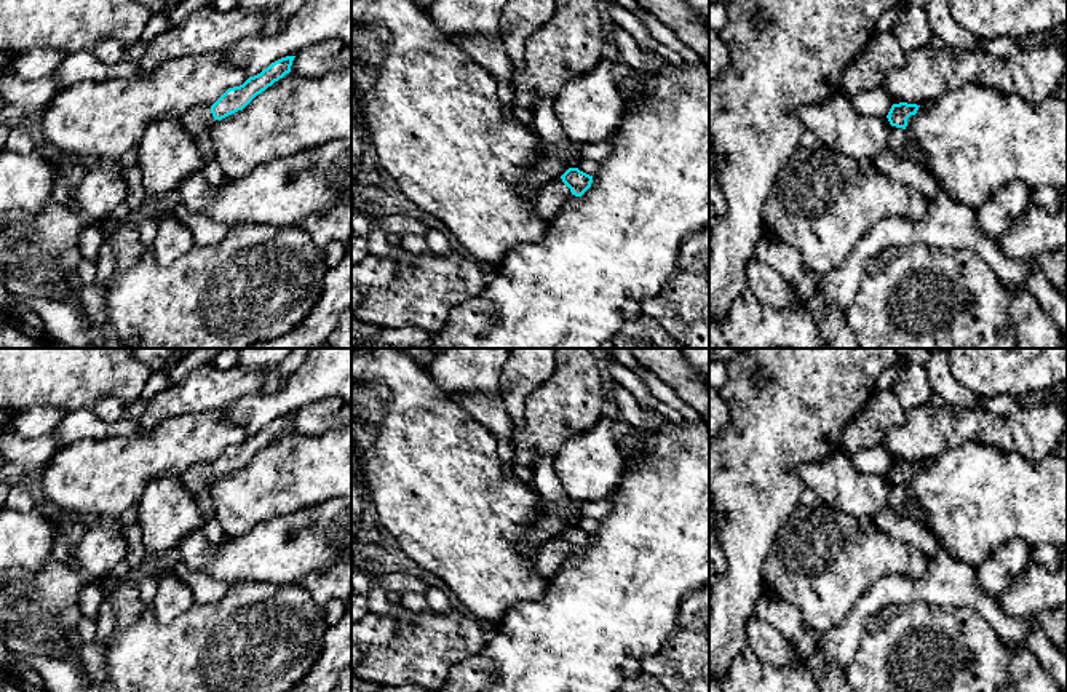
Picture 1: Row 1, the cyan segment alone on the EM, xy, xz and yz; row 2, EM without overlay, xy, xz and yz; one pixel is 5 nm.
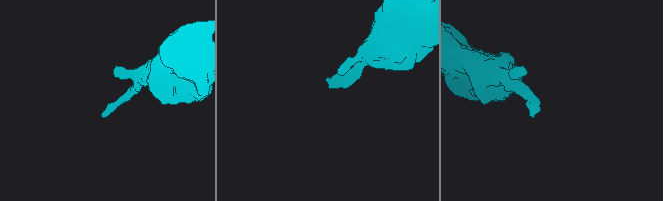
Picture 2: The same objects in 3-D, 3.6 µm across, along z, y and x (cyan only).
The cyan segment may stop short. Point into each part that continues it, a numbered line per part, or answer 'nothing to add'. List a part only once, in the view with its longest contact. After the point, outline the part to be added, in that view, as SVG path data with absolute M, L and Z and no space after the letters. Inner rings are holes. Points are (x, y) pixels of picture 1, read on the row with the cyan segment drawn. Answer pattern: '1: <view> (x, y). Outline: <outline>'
1: xz (553, 195). Outline: M561 177L548 182L541 185L540 193L534 201L534 211L543 221L551 222L559 214L570 195L570 189Z

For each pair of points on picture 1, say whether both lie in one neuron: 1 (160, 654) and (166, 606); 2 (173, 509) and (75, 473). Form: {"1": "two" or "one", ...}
{"1": "two", "2": "two"}

